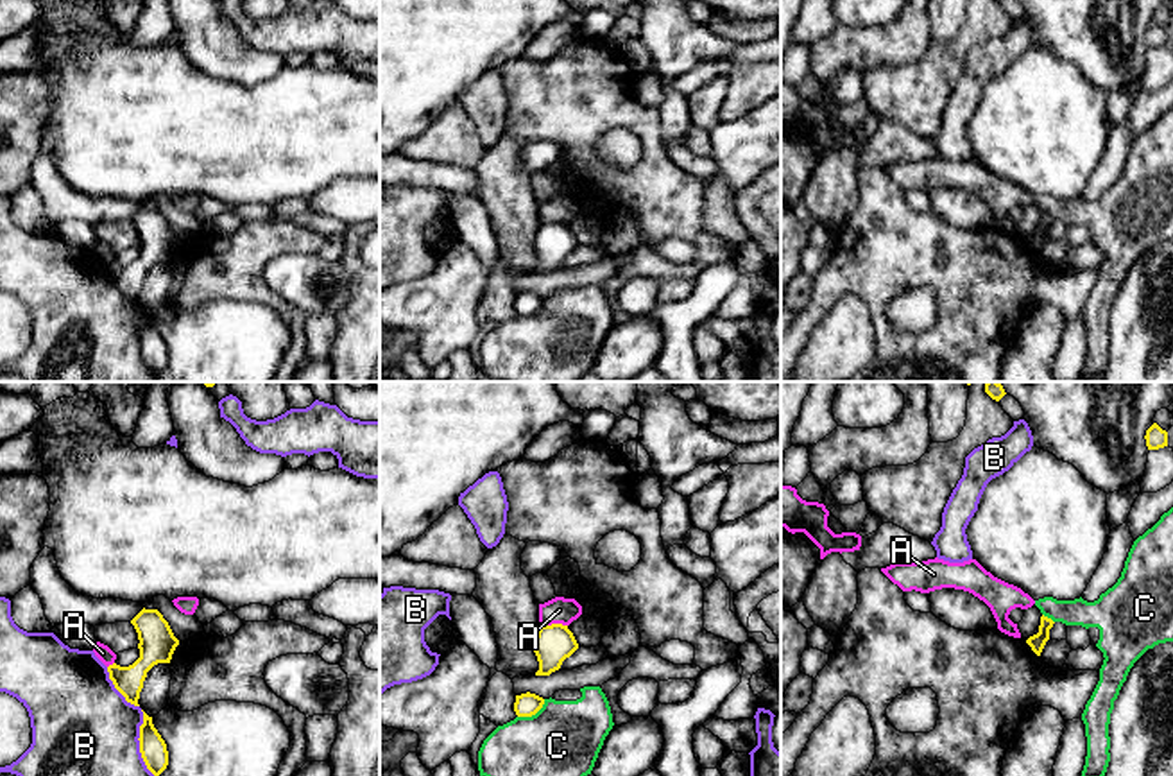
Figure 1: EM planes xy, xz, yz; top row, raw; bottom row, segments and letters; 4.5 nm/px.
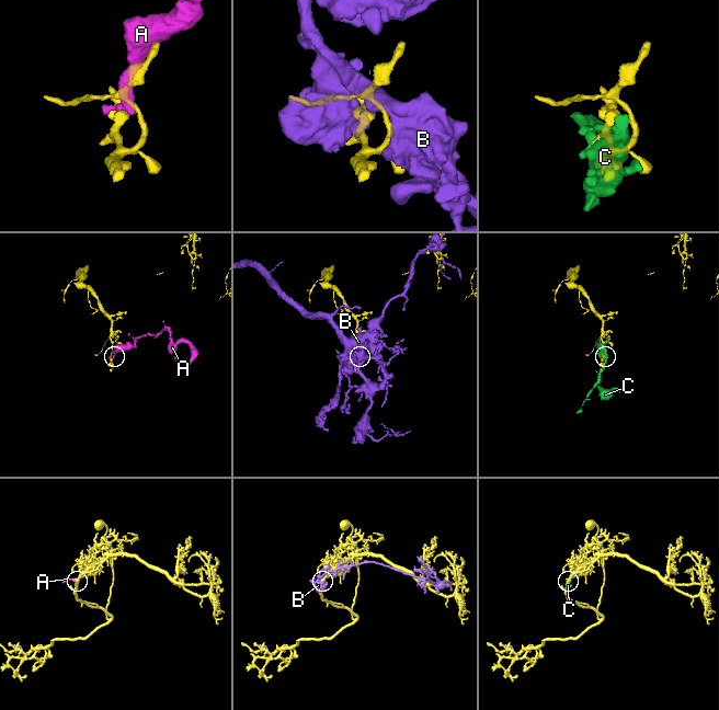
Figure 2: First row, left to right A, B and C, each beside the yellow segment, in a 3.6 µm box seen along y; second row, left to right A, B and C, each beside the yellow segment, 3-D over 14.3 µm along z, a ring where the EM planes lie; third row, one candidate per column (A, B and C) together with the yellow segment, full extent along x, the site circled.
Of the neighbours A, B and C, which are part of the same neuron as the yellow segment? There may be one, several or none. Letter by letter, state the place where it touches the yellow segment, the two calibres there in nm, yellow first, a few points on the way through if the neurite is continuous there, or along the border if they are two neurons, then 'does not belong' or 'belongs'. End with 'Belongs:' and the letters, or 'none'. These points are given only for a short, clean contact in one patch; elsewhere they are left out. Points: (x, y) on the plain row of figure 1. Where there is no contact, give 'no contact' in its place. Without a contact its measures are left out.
A: contact xz (554, 223); calibres 170 and 120 nm; does not belong
B: contact xy (140, 343); calibres 120 and 480 nm; does not belong
C: contact xz (532, 312); calibres 110 and 400 nm; does not belong
Belongs: none

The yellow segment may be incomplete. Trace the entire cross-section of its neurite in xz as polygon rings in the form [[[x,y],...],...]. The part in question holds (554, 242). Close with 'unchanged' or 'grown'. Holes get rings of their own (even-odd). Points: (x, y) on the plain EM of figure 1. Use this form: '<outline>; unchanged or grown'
[[[541,224],[535,235],[534,251],[539,260],[535,274],[550,274],[559,269],[562,260],[578,247],[578,242],[568,224]]]; unchanged

